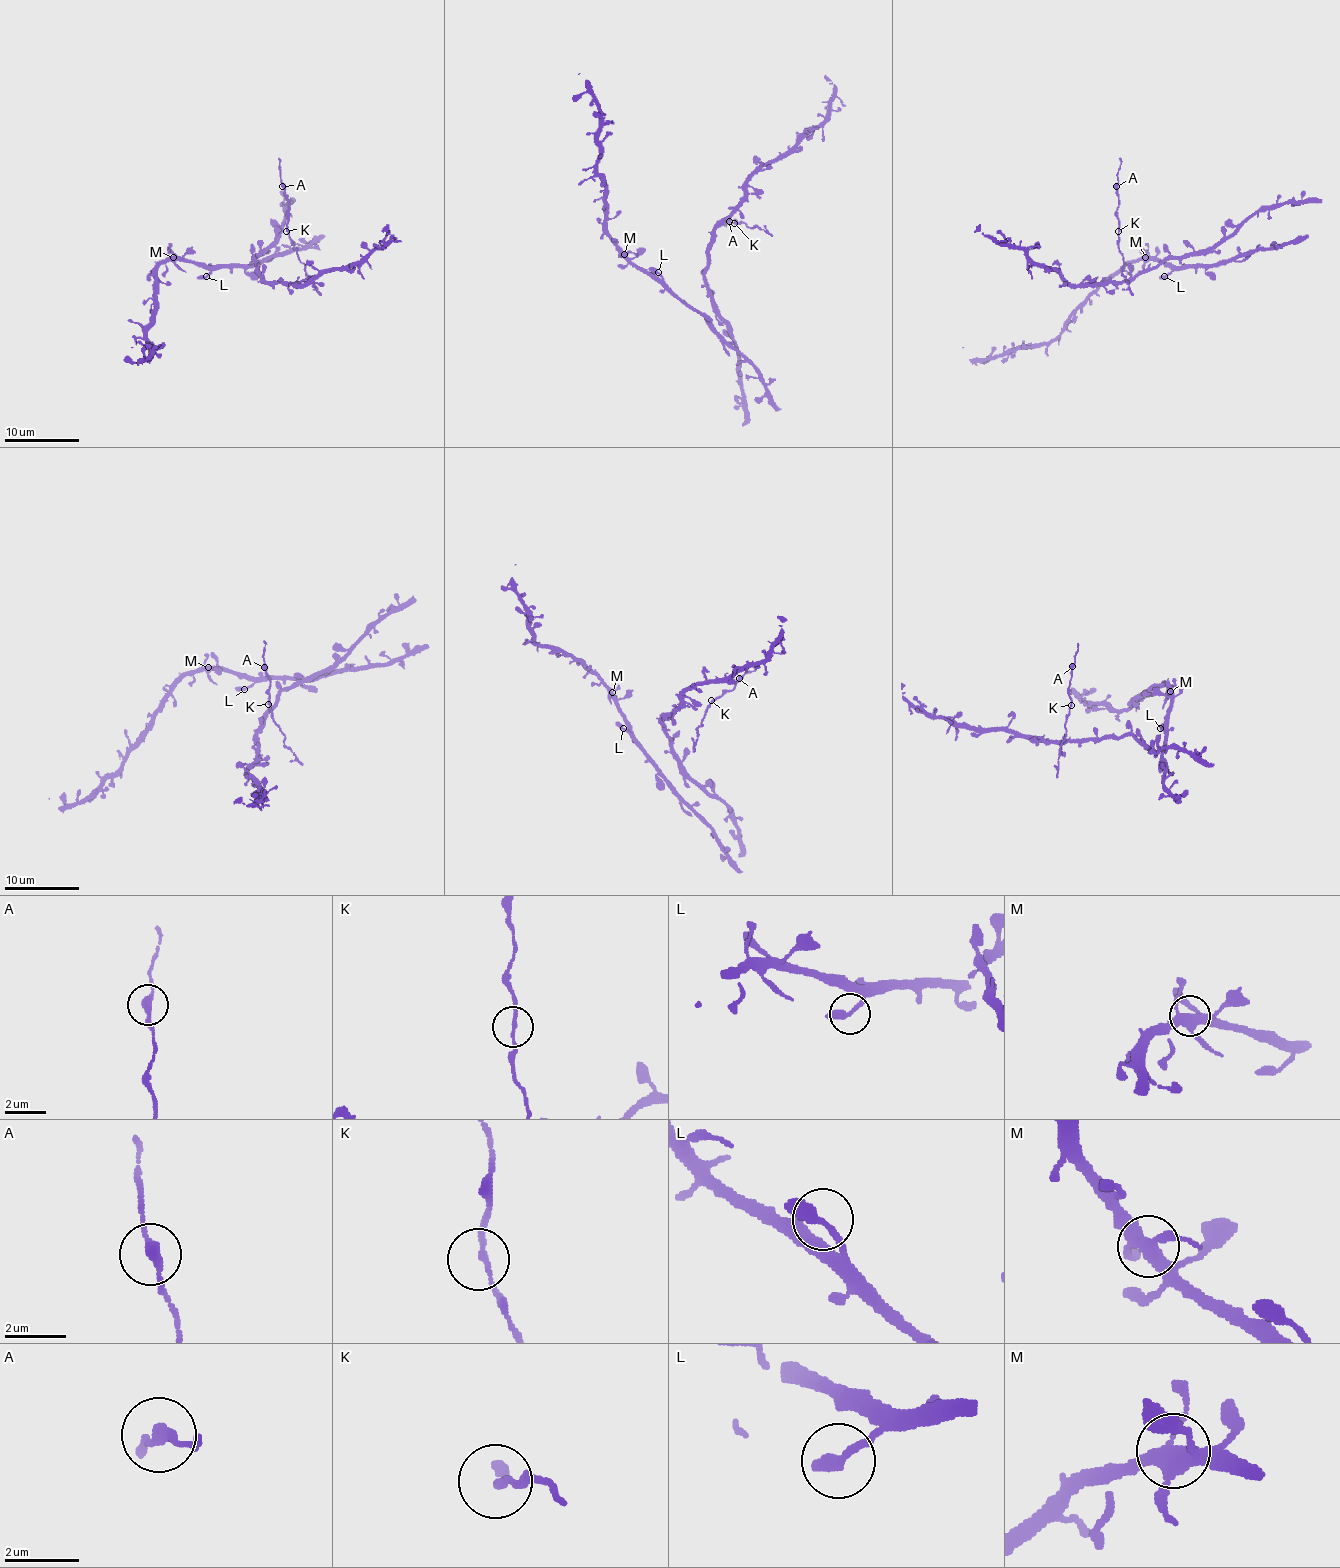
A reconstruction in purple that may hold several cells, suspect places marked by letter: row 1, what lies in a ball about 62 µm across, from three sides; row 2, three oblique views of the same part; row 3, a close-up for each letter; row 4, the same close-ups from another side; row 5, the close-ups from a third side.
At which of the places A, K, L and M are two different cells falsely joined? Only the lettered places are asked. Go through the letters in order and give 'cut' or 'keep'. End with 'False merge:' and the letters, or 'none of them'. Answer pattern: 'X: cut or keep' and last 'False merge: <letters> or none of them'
A: keep
K: keep
L: keep
M: keep
False merge: none of them

